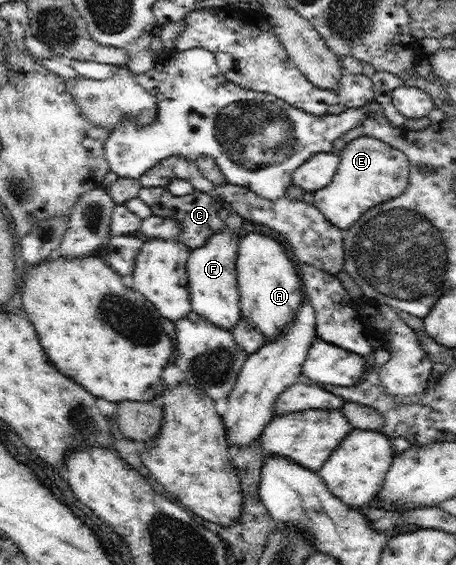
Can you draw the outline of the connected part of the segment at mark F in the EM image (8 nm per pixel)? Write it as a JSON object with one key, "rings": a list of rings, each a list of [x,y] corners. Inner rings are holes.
{"rings":[[[231,227],[215,232],[203,246],[191,249],[186,266],[192,311],[230,330],[242,318],[236,265],[240,240],[239,232]]]}

